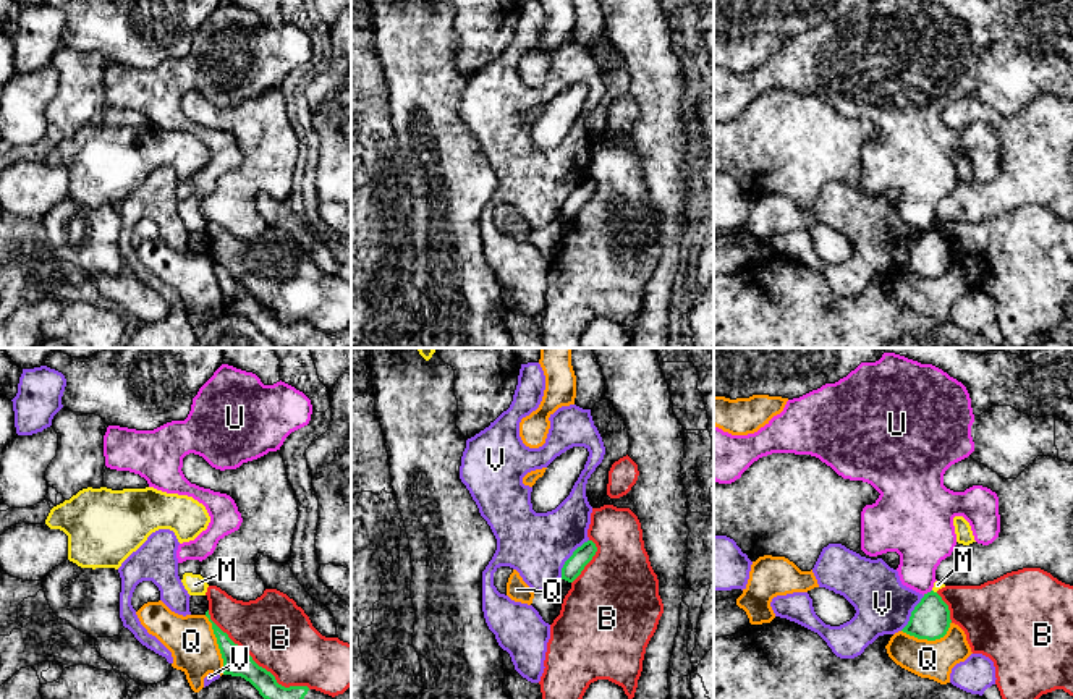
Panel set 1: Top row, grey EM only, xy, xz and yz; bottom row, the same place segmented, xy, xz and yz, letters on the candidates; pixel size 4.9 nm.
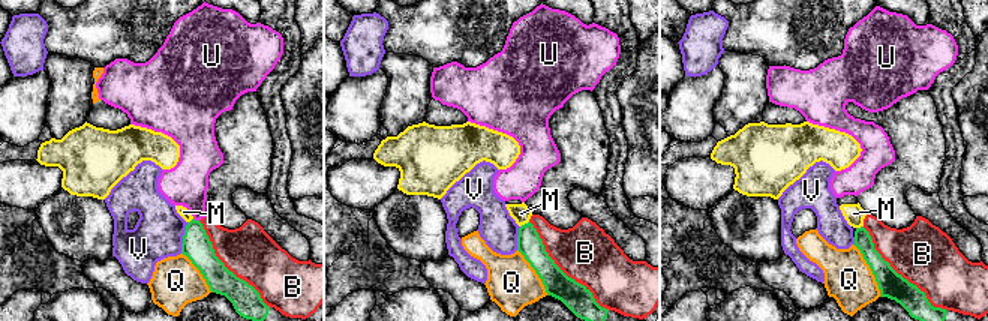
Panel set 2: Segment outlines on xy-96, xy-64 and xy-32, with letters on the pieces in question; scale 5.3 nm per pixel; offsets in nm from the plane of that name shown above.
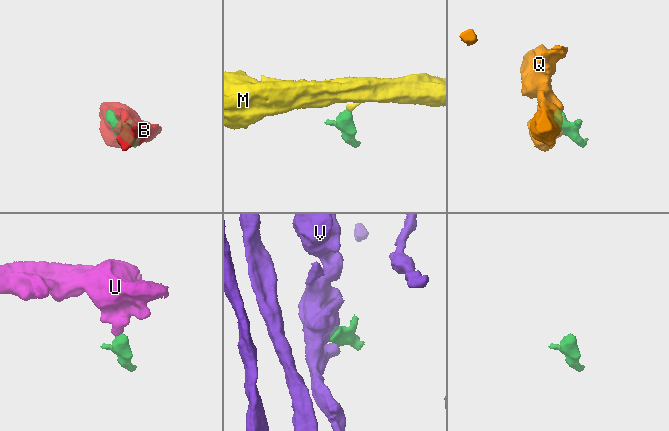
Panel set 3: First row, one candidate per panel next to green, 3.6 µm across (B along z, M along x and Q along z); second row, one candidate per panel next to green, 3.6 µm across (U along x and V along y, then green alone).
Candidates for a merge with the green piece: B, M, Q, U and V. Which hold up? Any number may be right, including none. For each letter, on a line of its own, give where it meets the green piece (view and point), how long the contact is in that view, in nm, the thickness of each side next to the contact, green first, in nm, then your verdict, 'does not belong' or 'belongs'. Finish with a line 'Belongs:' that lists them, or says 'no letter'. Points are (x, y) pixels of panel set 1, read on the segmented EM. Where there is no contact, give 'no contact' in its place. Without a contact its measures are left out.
B: xy (256, 664) | 650 nm | 140/340 nm | does not belong
M: yz (933, 591) | 30 nm | 190/50 nm | does not belong
Q: xy (217, 643) | 320 nm | 140/240 nm | does not belong
U: yz (928, 593) | 50 nm | 190/260 nm | does not belong
V: xz (570, 557) | 240 nm | 90/320 nm | does not belong
Belongs: no letter

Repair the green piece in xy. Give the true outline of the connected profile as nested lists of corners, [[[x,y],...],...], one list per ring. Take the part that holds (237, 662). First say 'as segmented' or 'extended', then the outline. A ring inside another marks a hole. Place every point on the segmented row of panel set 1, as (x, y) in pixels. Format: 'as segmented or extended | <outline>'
extended | [[[206,612],[212,623],[214,634],[223,659],[223,675],[241,676],[249,681],[264,699],[333,699],[307,686],[285,688],[277,683],[275,676],[265,668],[259,667],[249,654],[235,644],[227,633],[223,633]]]

